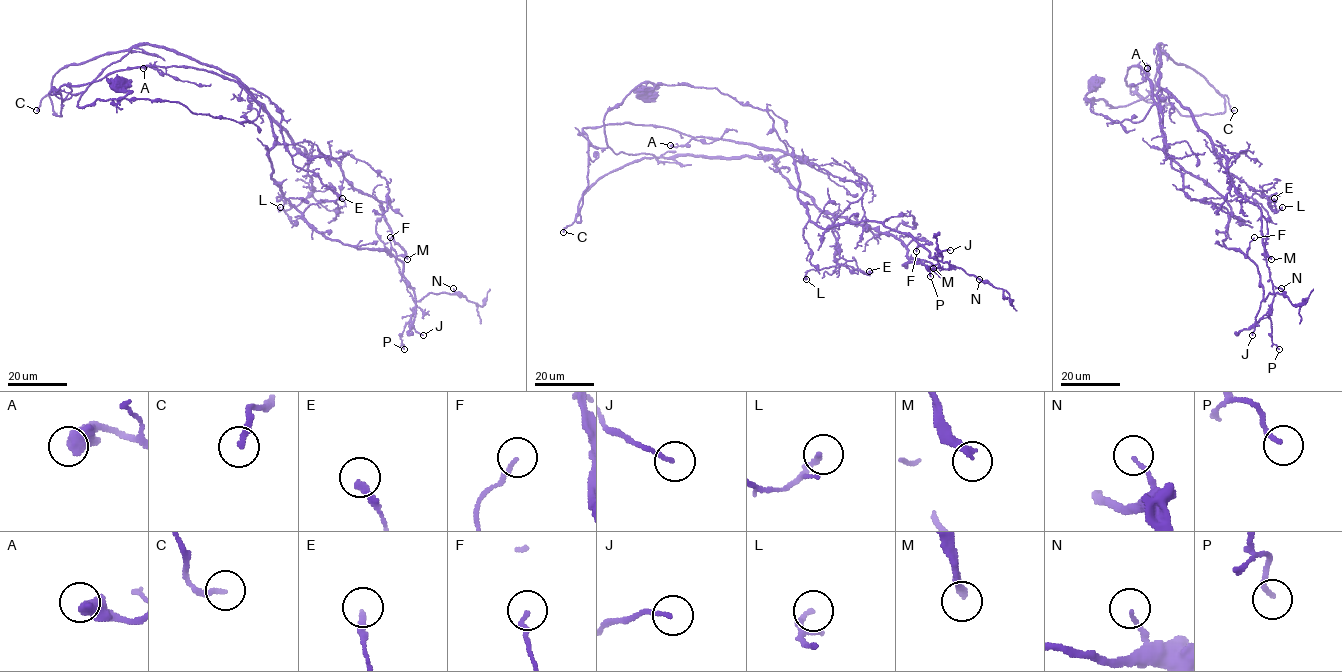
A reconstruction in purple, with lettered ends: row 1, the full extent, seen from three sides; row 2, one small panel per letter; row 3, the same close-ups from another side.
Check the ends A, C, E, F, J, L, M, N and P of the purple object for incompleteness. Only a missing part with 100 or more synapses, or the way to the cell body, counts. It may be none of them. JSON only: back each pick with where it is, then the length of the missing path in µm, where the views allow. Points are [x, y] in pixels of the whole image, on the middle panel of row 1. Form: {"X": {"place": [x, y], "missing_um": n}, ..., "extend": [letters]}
{"C": {"place": [563, 232], "missing_um": 200}, "M": {"place": [933, 268], "missing_um": 60}, "extend": ["C", "M"]}

